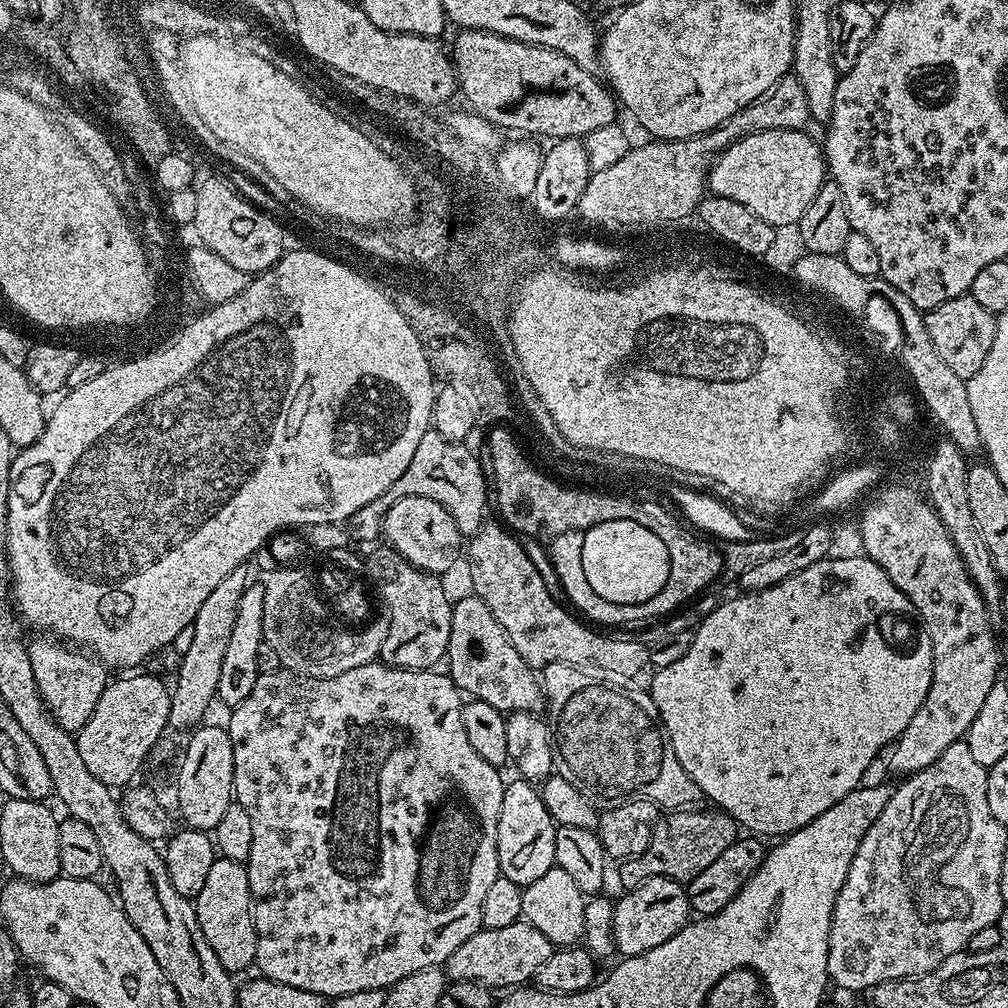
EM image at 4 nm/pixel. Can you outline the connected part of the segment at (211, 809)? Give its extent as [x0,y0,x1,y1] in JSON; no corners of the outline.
[176,723,234,833]

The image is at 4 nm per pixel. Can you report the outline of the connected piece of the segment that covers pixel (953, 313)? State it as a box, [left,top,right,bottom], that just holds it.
[923,294,996,382]

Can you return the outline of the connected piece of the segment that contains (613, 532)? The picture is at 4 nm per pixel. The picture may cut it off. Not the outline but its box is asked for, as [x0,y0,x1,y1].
[582,521,670,603]

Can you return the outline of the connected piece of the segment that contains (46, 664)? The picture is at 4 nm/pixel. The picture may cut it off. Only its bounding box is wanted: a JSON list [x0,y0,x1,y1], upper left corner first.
[26,634,109,734]

